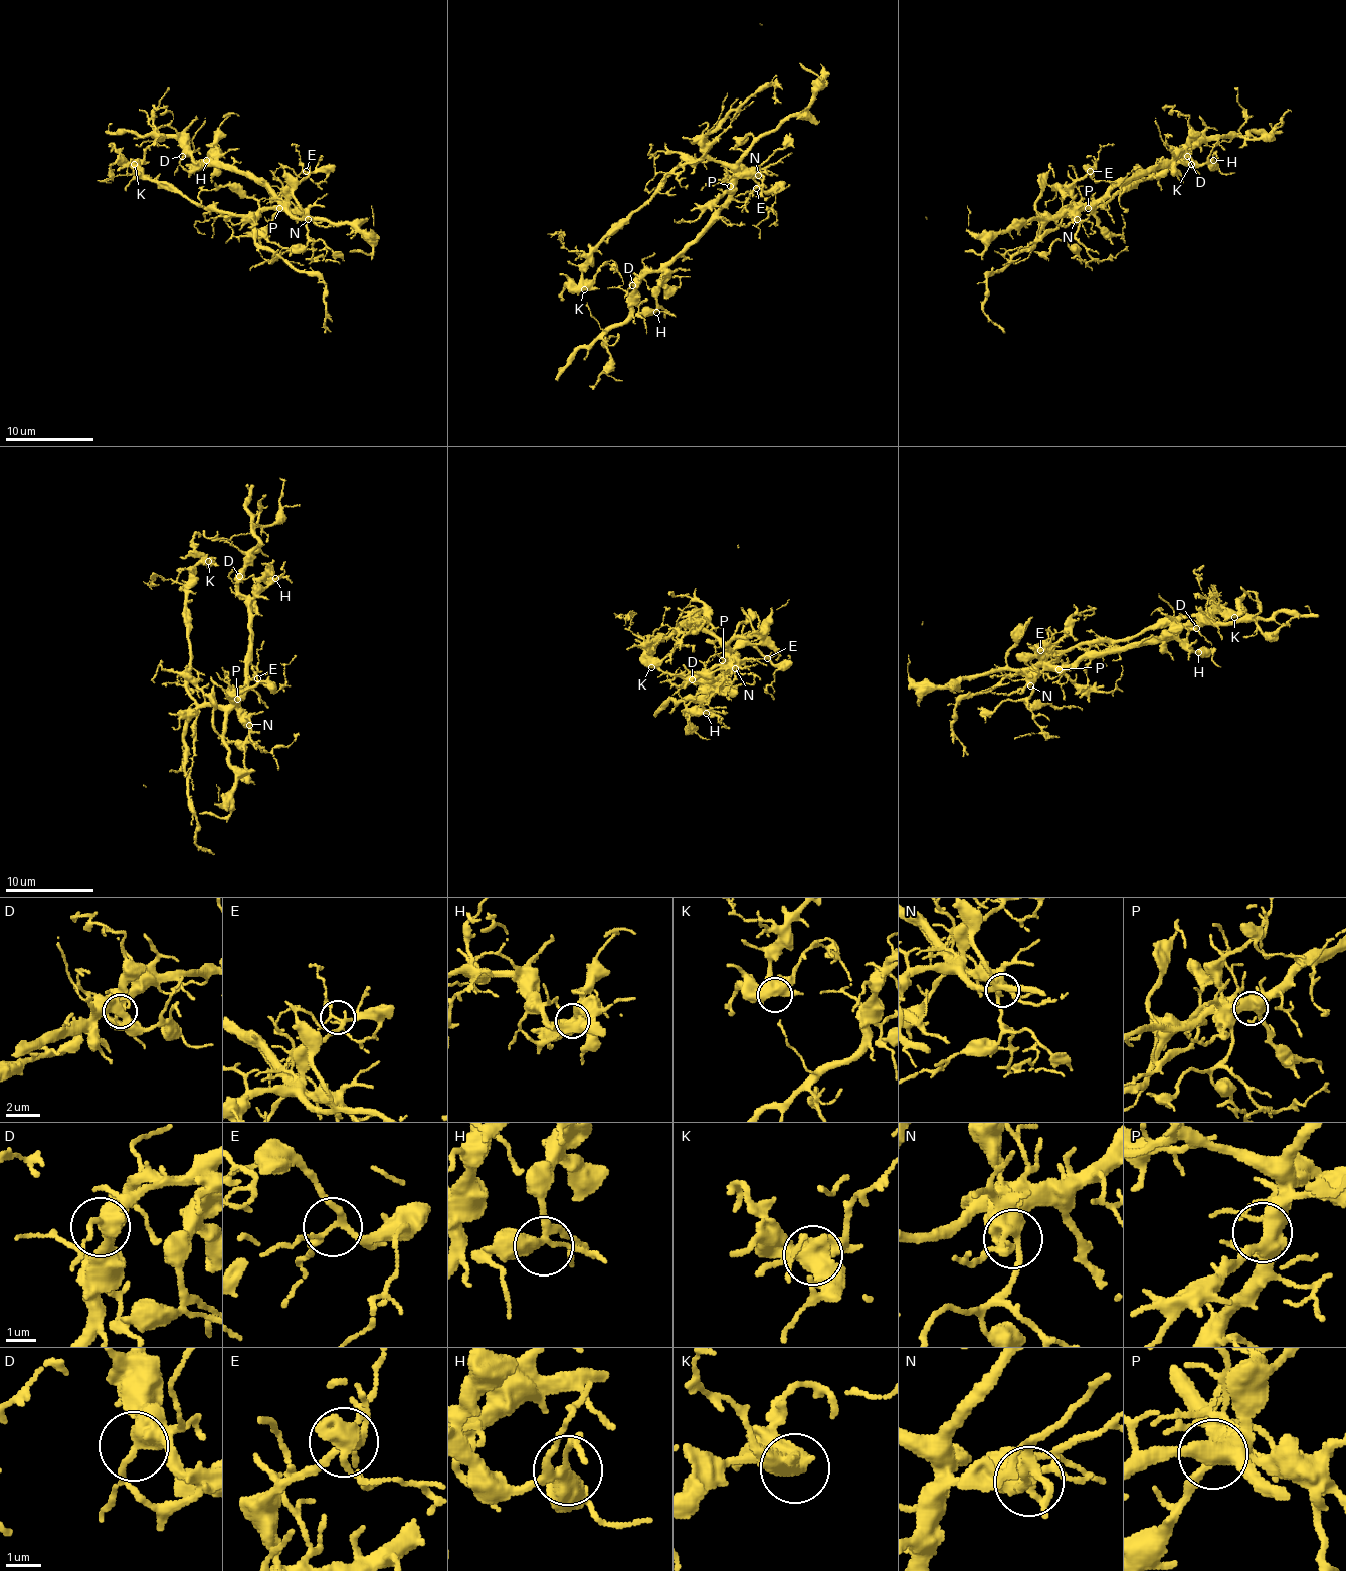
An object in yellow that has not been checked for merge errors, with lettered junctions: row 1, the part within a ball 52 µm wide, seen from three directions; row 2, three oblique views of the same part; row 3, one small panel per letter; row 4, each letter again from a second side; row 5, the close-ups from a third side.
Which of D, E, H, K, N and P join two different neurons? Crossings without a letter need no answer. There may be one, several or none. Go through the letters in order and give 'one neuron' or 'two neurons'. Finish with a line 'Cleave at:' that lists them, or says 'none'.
D: one neuron
E: one neuron
H: one neuron
K: one neuron
N: one neuron
P: one neuron
Cleave at: none

